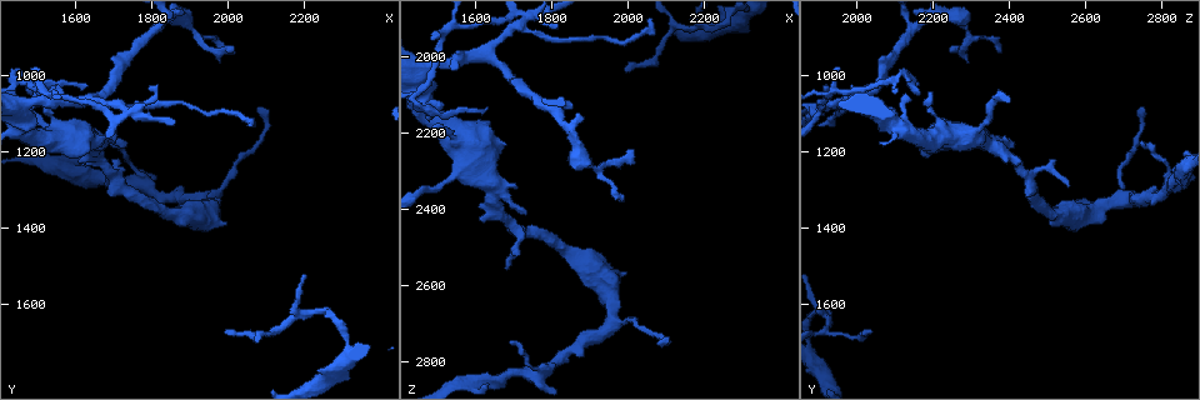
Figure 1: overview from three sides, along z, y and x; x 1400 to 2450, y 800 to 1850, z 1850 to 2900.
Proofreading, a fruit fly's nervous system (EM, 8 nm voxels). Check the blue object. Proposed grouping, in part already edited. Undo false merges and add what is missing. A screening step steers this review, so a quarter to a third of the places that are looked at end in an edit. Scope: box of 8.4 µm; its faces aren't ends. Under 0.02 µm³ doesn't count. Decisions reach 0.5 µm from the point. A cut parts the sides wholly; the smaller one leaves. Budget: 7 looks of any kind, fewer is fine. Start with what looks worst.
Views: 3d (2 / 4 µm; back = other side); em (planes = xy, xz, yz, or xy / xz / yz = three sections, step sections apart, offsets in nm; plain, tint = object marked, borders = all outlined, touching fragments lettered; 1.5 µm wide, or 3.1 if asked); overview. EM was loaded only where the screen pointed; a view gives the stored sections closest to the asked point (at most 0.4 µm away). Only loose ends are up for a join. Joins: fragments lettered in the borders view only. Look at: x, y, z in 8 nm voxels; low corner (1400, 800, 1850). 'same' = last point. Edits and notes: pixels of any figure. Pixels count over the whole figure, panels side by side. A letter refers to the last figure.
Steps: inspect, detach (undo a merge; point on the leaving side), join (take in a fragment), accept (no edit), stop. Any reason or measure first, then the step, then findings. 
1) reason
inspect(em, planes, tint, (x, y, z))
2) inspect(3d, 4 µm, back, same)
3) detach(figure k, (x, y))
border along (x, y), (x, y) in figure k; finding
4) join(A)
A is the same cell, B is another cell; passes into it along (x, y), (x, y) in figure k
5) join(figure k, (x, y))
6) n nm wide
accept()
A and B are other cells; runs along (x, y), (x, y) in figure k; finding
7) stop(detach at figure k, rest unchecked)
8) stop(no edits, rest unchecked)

inspect(em, xz, step 8, borders, (1650, 1180, 2360))

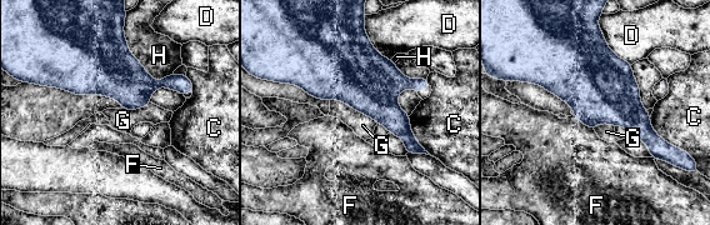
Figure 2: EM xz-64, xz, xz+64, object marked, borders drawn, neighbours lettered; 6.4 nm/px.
accept()
C, D, F, G and H are other cells; border along (330, 99), (345, 101), (378, 123) in figure 2; continuous, no second neuron

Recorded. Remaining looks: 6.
abrupt turn
inspect(em, planes, borders, (1820, 870, 2155))

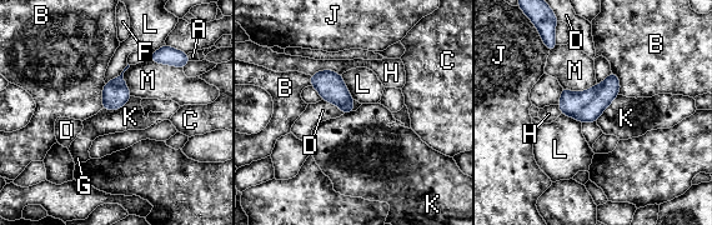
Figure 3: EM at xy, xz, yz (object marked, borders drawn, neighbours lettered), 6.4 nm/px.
140 nm wide
accept()
A, B, C, D, F, G, H, J, K, L and M are other cells; border along (128, 64), (119, 75), (105, 84) in figure 3; one neuron here

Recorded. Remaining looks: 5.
free end
inspect(3d, 2 µm, (2070, 1085, 2760))

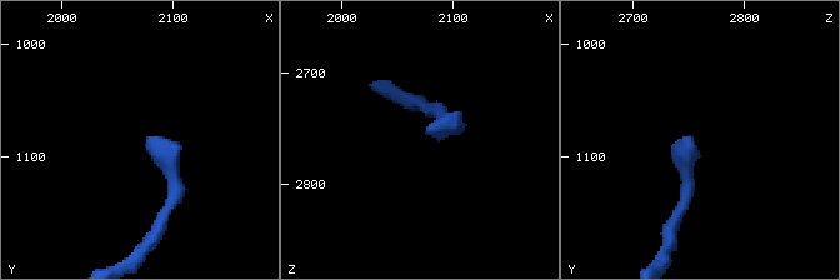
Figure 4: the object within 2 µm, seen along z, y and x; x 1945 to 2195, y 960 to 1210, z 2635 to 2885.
inspect(em, xz, step 4, tint, (2078, 1090, 2752))

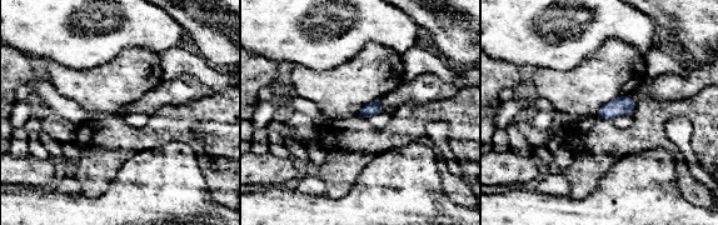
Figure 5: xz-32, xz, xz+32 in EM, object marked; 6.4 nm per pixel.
cut it another way
inspect(em, planes, borders, same)

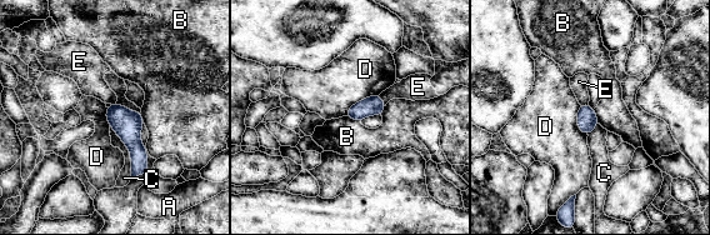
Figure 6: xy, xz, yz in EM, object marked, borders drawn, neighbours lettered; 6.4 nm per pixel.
accept()
A, B, C, D and E are other cells; runs along (113, 106), (129, 128), (141, 171) in figure 6; no lettered fragment goes on from it

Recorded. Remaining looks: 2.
stop(no edits, rest unchecked)

